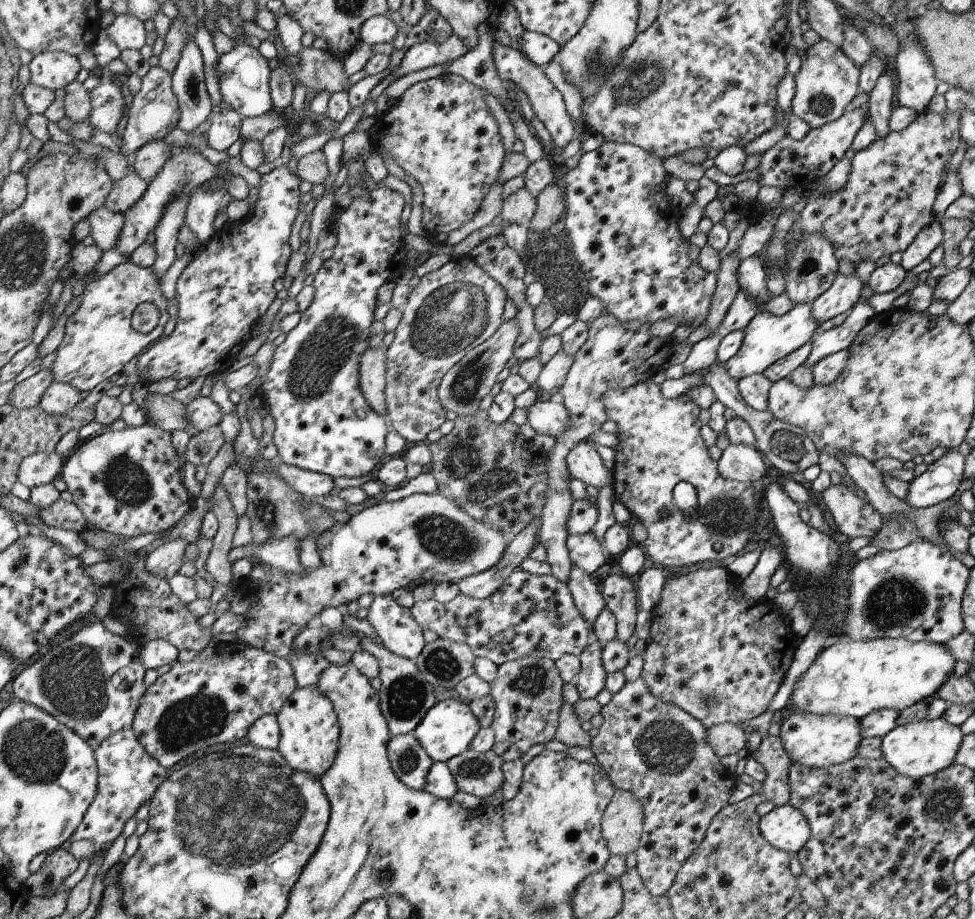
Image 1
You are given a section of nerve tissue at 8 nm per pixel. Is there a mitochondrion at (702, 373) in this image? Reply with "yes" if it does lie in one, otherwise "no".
no

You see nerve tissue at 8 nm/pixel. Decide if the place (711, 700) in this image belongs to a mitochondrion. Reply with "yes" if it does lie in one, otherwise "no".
yes

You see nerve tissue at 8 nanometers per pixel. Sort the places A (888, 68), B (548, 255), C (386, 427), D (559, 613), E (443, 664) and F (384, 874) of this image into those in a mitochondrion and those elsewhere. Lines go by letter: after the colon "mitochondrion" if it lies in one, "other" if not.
A: other
B: mitochondrion
C: other
D: other
E: mitochondrion
F: mitochondrion

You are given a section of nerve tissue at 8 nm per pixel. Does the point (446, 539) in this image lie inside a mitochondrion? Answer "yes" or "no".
yes

